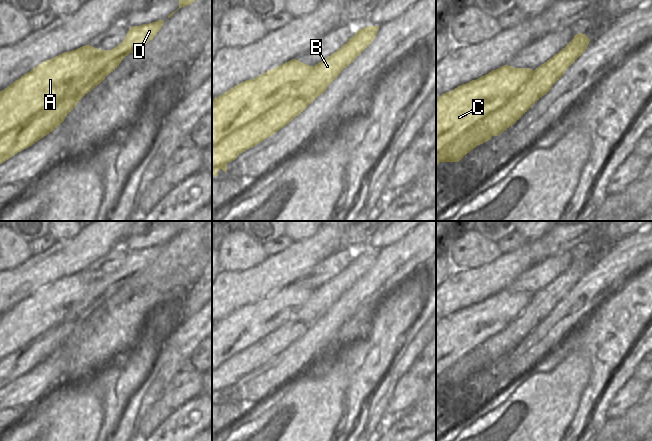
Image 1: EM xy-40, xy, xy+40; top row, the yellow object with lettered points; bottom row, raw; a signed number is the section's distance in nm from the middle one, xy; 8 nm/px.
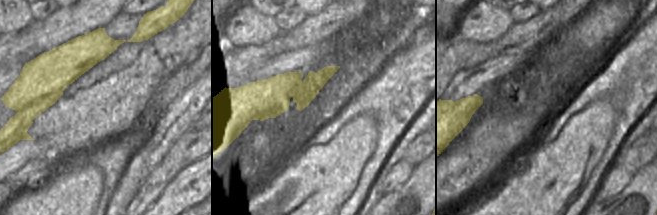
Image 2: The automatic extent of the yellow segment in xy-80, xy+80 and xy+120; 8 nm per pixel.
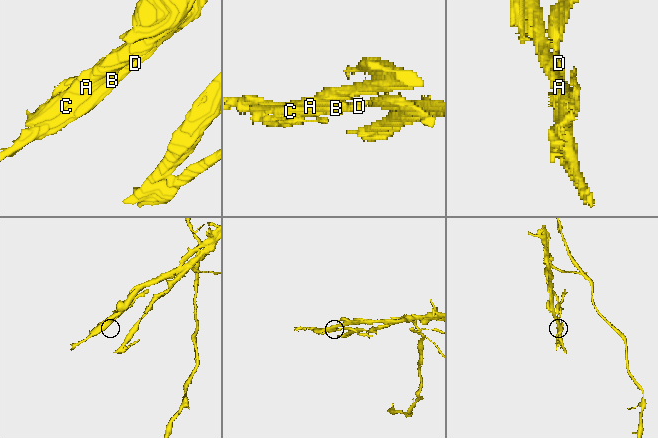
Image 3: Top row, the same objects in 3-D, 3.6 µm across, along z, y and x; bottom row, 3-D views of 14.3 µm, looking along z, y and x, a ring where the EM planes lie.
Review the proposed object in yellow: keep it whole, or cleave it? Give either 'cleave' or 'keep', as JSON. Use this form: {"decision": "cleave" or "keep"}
{"decision": "cleave"}

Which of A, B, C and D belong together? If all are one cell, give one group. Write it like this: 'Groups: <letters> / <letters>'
Groups: A C / B D

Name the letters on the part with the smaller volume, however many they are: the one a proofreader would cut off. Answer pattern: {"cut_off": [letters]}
{"cut_off": ["B", "D"]}

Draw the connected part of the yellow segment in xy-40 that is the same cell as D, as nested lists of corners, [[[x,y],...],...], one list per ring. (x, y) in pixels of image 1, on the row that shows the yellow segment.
[[[158,20],[150,24],[131,27],[118,46],[95,58],[93,67],[73,85],[73,93],[70,96],[45,108],[28,124],[22,124],[1,136],[0,164],[55,130],[77,103],[113,72],[128,54],[152,40],[163,23],[164,20]]]

